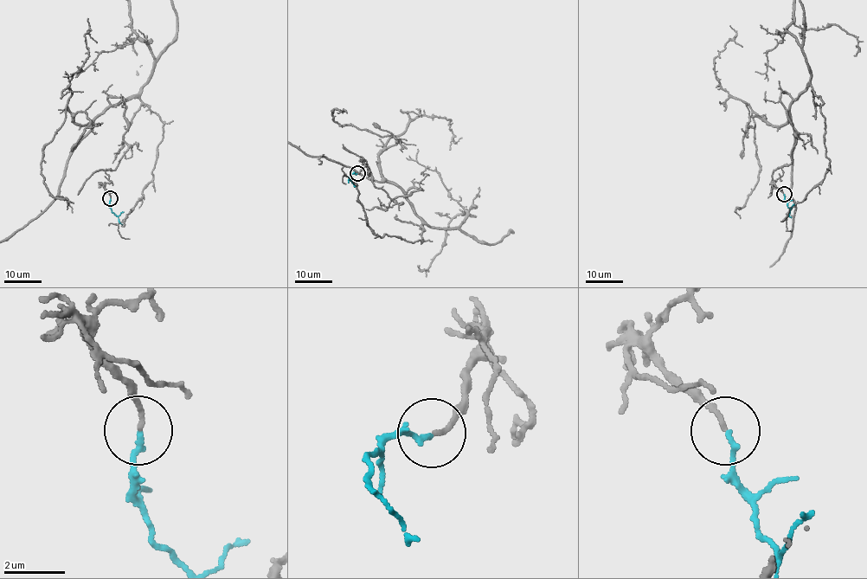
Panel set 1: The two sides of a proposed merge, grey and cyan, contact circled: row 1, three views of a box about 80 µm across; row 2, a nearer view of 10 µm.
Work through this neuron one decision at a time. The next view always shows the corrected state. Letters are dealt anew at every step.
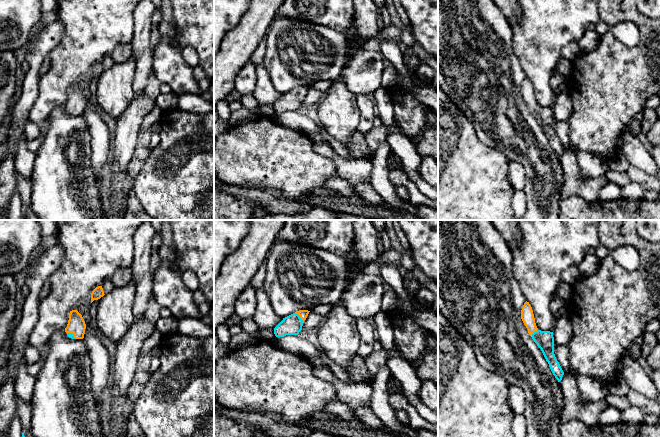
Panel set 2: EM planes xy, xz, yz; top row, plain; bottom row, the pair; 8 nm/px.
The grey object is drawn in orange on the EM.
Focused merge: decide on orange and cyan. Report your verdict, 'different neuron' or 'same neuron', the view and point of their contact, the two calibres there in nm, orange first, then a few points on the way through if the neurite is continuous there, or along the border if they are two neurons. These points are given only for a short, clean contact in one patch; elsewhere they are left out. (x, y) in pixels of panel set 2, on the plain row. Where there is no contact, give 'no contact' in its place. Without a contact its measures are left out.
same neuron; meets orange in xz at (300, 93); 70 nm thick on the orange side, 160 nm on the other; runs through xz (303, 90), (300, 93), (291, 101)

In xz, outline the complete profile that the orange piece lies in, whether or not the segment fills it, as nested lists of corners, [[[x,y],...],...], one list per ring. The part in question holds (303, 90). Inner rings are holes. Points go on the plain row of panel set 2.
[[[299,86],[295,89],[283,94],[283,96],[274,104],[276,113],[284,113],[286,111],[298,111],[302,106],[304,97],[310,87]]]

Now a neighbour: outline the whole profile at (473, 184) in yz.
[[[438,86],[438,220],[513,220],[516,218],[518,215],[513,211],[511,204],[515,190],[508,179],[508,167],[509,161],[506,156],[480,141],[473,124]]]

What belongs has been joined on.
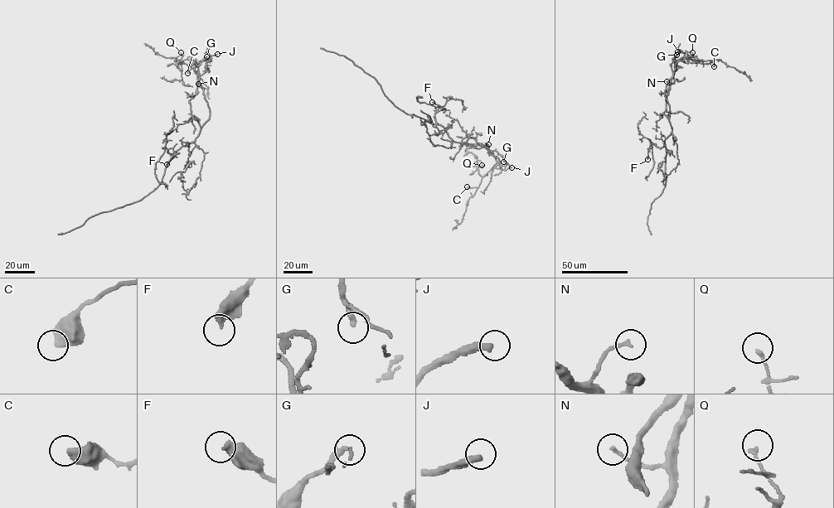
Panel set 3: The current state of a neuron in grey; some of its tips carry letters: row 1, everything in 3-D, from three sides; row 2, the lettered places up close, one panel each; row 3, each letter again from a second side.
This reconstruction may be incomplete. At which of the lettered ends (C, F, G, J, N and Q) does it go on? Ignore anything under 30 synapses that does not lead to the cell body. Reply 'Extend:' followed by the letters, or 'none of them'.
Extend: F, G, J

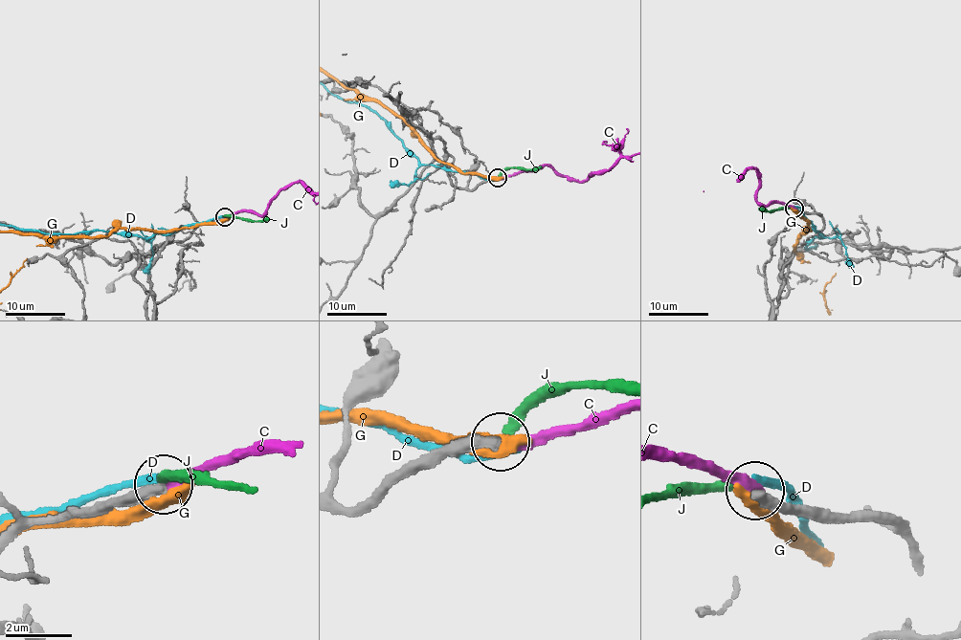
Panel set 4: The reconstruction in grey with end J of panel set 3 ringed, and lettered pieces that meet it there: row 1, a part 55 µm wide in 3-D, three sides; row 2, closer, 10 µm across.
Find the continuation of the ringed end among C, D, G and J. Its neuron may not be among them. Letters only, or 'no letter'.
C

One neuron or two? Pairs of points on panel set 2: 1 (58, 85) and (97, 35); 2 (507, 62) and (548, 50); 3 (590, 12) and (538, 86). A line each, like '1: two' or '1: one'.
1: one
2: two
3: one

